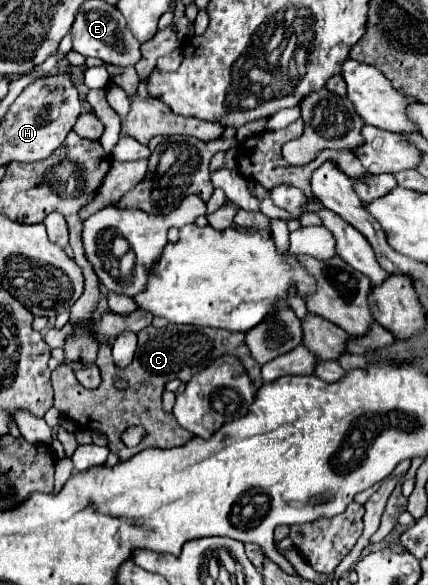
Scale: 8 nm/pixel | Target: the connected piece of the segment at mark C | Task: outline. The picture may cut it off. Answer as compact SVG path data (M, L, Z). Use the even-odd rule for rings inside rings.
M171 323L163 329L147 327L139 333L139 345L137 345L133 363L125 369L115 365L107 341L99 347L97 365L101 367L101 377L103 377L99 389L89 391L89 389L81 387L81 383L75 381L71 367L67 367L67 365L61 365L59 369L55 369L51 375L53 389L55 389L55 407L63 413L65 419L75 421L81 429L103 433L109 441L107 443L109 449L119 455L119 461L131 459L141 449L173 449L173 447L185 445L195 435L191 435L187 429L183 429L177 421L173 421L173 417L169 413L165 413L161 409L161 395L165 391L165 383L171 379L191 381L191 377L195 373L203 371L207 363L211 363L215 357L221 357L225 353L243 359L243 365L247 367L251 379L261 377L261 365L251 357L243 333L227 333L225 329L203 329L203 327L175 325L175 323ZM113 377L127 379L129 389L125 389L125 391L115 389ZM131 425L141 425L147 431L145 439L133 449L129 449L121 443L121 433Z

